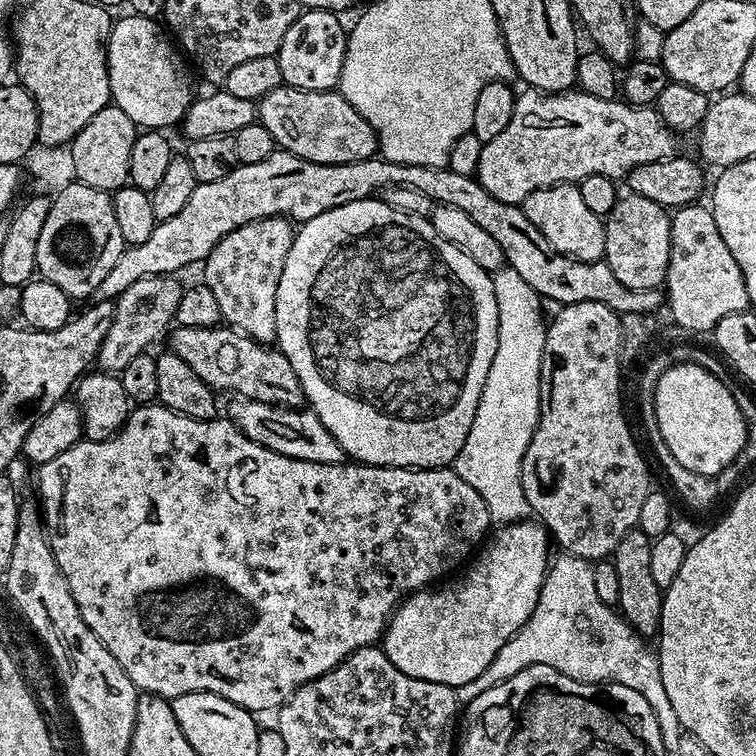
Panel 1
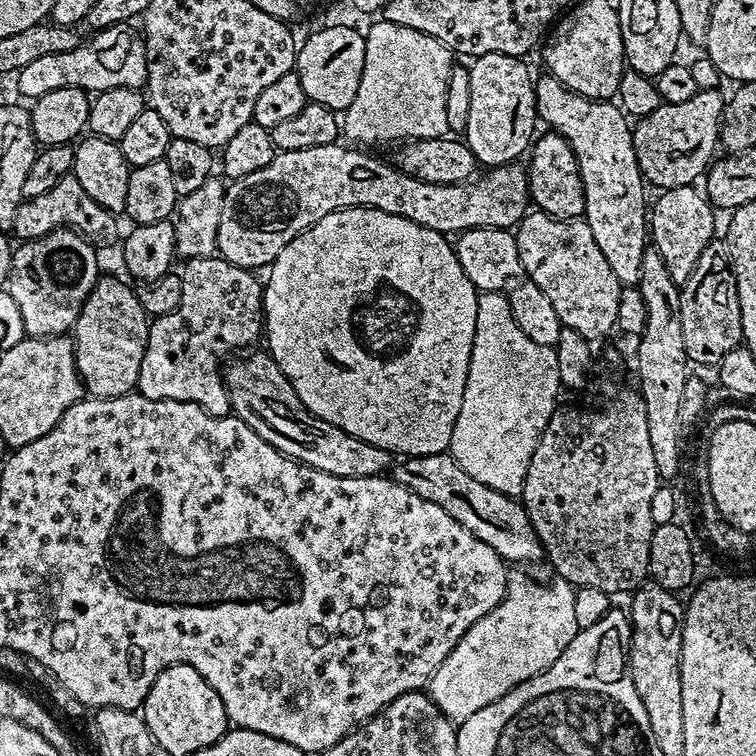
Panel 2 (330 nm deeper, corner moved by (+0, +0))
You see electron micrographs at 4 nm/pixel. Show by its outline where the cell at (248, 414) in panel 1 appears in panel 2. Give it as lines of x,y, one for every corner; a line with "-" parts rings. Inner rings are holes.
448,452
397,459
390,469
390,479
396,484
406,486
406,490
418,494
418,498
426,498
426,502
442,506
442,510
446,510
446,514
450,514
450,518
454,518
458,526
466,526
466,530
470,530
474,538
482,538
482,542
486,542
486,546
490,546
490,550
494,550
509,565
528,566
524,564
536,564
545,559
544,547
540,545
538,534
526,514
523,503
517,497
502,494
486,486
486,482
478,482
478,478
466,474
466,470
462,470
462,466
458,466
458,462

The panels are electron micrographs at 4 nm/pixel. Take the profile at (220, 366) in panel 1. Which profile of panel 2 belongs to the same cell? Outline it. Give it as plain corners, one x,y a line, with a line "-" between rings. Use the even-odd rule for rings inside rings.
261,350
261,352
252,352
252,353
251,352
252,351
249,351
247,354
244,354
244,355
249,354
249,356
244,356
244,357
241,358
241,360
234,361
232,365
230,365
231,363
229,363
227,365
226,371
224,372
224,385
228,387
228,397
230,398
230,402
232,403
232,412
242,422
246,422
246,426
250,426
250,430
254,430
254,434
258,434
259,436
261,436
261,438
263,438
263,440
265,440
266,442
270,442
270,446
274,446
275,448
278,449
279,452
281,452
282,454
286,454
290,459
299,460
300,463
305,464
306,466
310,466
314,470
322,470
326,474
338,474
342,478
366,478
367,476
382,476
382,475
385,475
385,473
387,473
389,471
389,469
391,469
391,467
394,463
393,453
387,452
386,450
382,450
381,448
379,448
378,446
374,446
370,442
362,442
358,438
354,438
354,434
346,434
338,426
334,426
333,424
331,424
330,422
326,422
322,418
318,418
317,416
313,416
312,411
309,408
307,408
306,405
302,402
302,398
298,398
298,394
294,390
294,386
290,386
290,378
286,378
286,374
282,374
282,370
278,366
278,362
276,361
276,359
273,356
271,356
271,354
269,354
267,351
264,351
264,350

